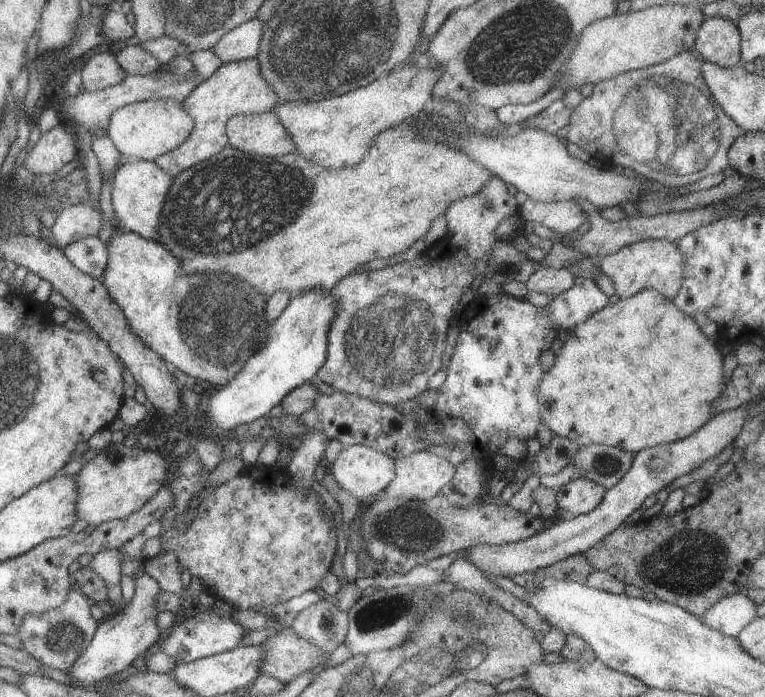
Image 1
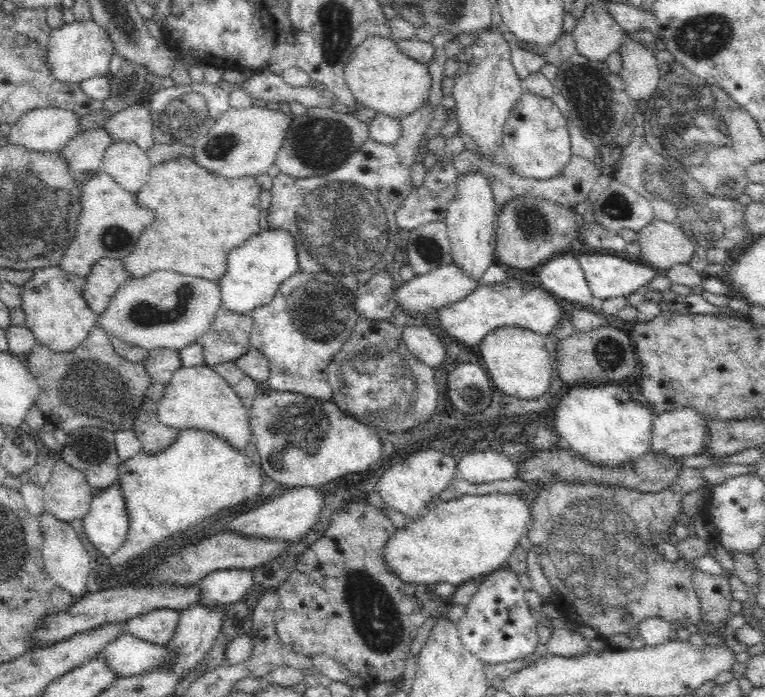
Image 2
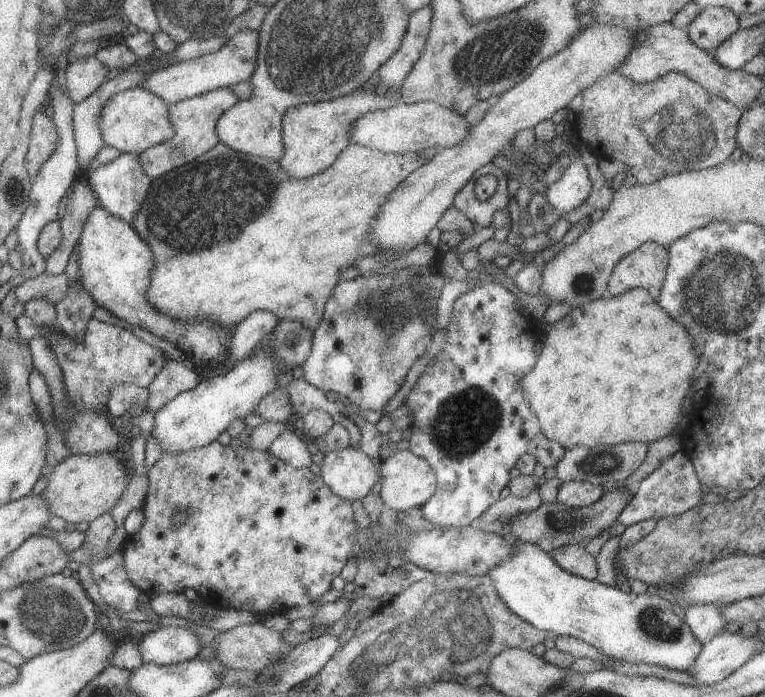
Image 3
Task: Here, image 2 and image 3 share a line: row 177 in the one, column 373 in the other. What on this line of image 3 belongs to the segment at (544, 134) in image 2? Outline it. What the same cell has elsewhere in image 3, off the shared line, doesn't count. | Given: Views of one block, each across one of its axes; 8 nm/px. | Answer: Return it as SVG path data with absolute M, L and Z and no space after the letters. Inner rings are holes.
M218 440L211 442L203 447L186 450L186 452L178 452L178 454L162 453L162 456L153 466L147 470L147 477L150 480L148 484L149 490L145 500L142 503L142 511L145 516L144 526L140 532L136 534L128 534L123 540L124 544L124 570L128 574L128 578L134 582L134 586L139 591L148 594L150 597L162 593L184 592L186 588L195 590L199 597L206 603L220 609L231 610L247 610L253 615L284 615L294 606L306 606L311 602L316 602L332 589L330 585L336 576L341 574L346 562L350 558L357 558L360 554L368 552L398 552L402 554L408 562L414 562L416 566L424 568L428 571L437 572L438 574L466 574L466 576L486 576L490 574L492 568L496 568L496 564L500 564L502 560L510 558L514 554L514 543L511 537L500 536L500 534L492 534L484 532L473 525L460 528L441 528L434 527L432 530L424 530L424 528L410 528L406 524L396 524L396 536L388 536L382 526L370 526L364 530L358 528L356 520L354 520L353 501L344 500L340 496L336 496L329 486L323 481L321 476L313 474L309 468L296 468L277 456L274 456L269 450L264 452L253 448L238 448L234 450L232 445L222 446ZM180 512L188 512L186 522L176 524L174 522L174 514Z

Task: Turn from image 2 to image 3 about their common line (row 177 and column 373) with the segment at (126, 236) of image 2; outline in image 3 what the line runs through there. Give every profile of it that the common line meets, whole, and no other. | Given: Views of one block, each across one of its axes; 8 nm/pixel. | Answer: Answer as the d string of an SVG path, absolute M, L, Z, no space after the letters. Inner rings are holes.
M402 85L394 92L383 86L377 87L374 91L364 88L329 101L288 108L282 118L285 152L279 160L282 170L292 178L298 179L312 178L328 170L344 148L351 143L350 126L368 112L388 110L396 106L401 102L400 98L402 98Z

